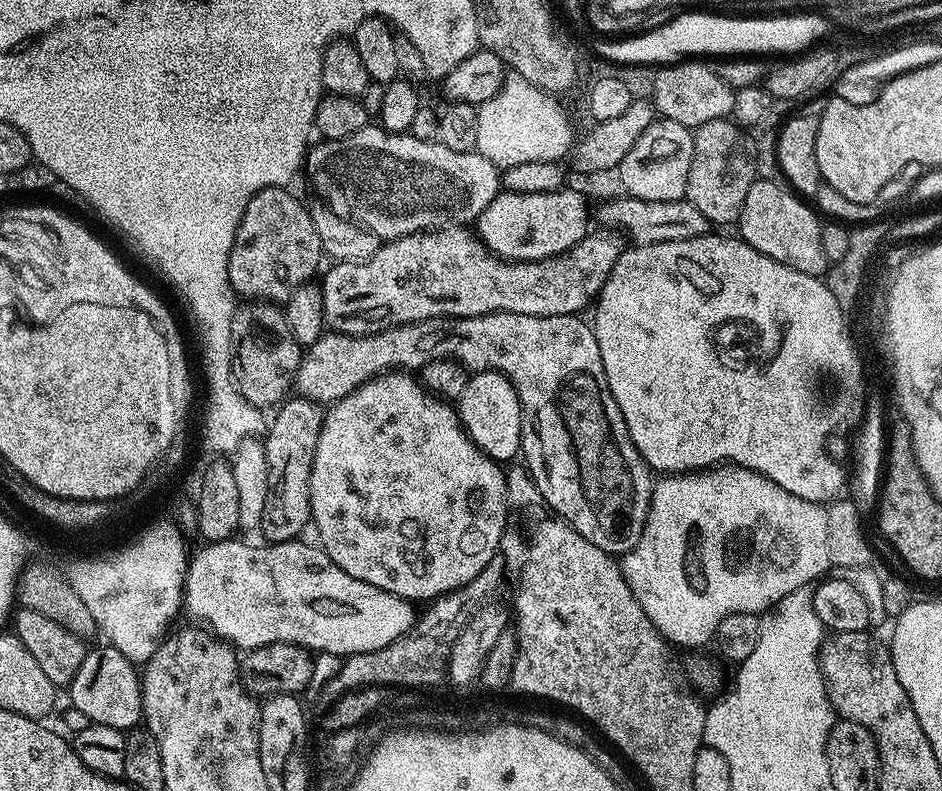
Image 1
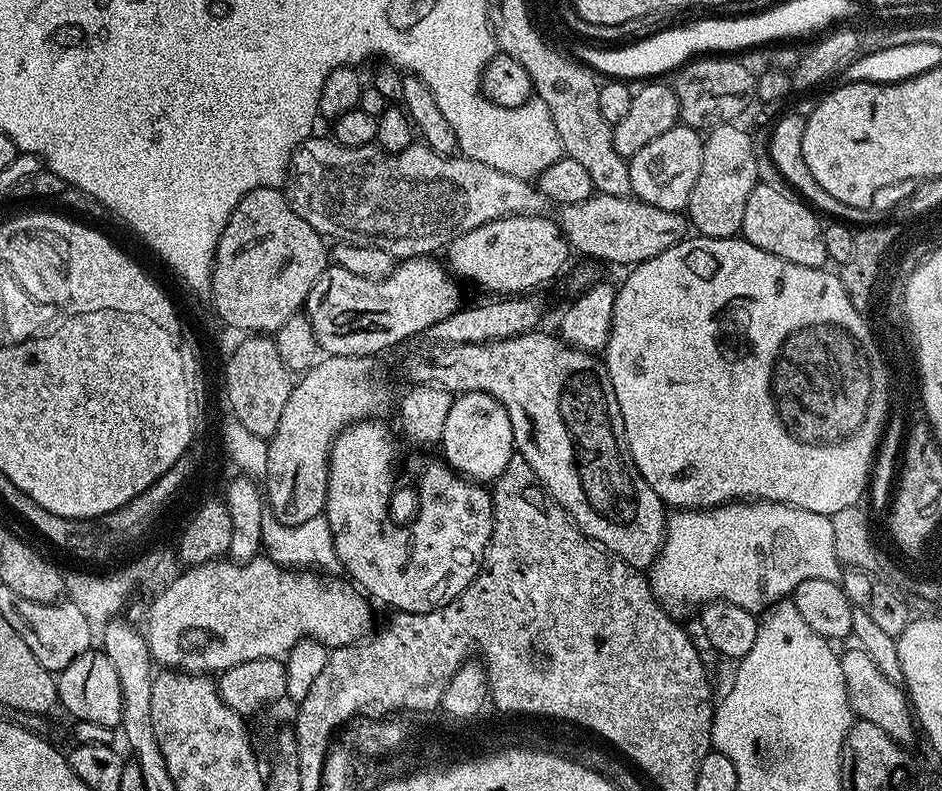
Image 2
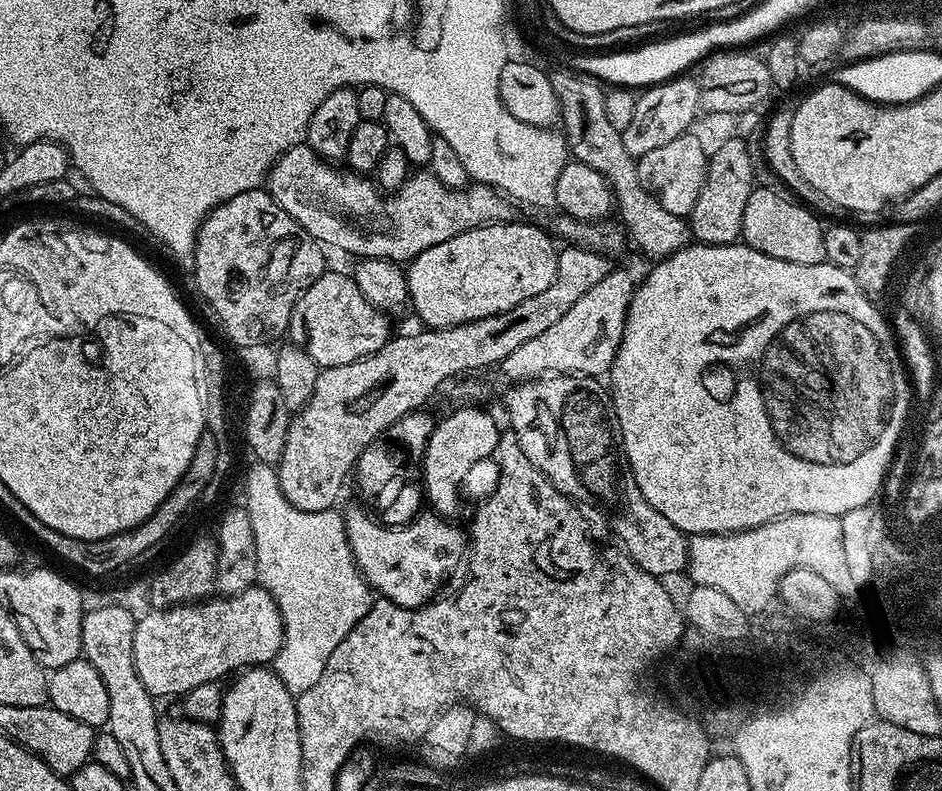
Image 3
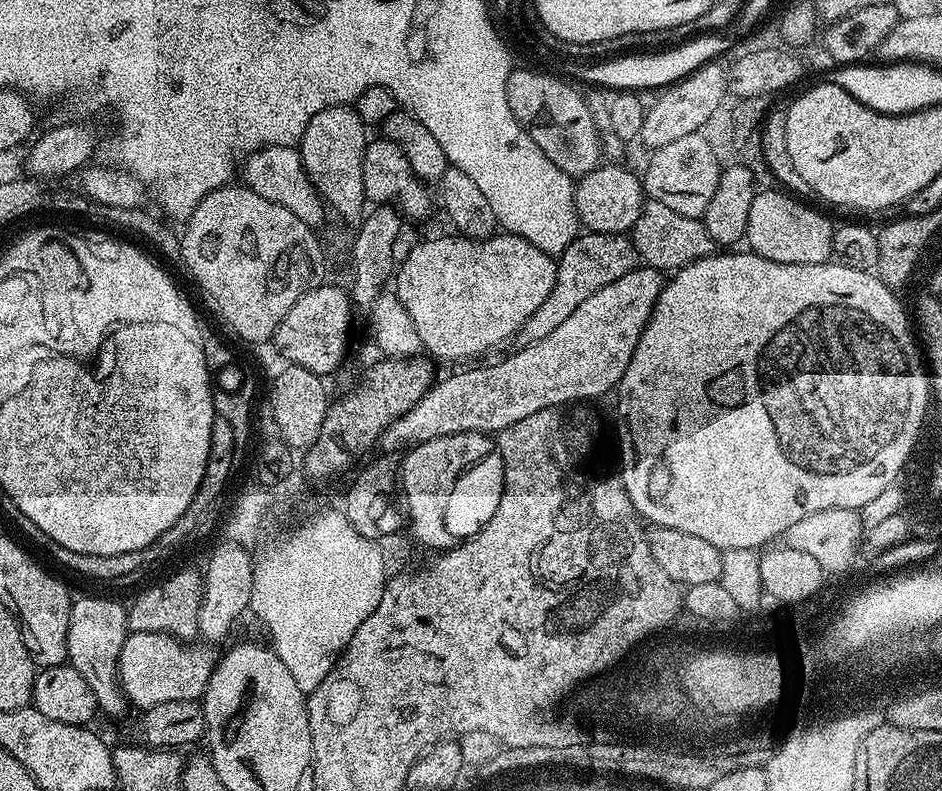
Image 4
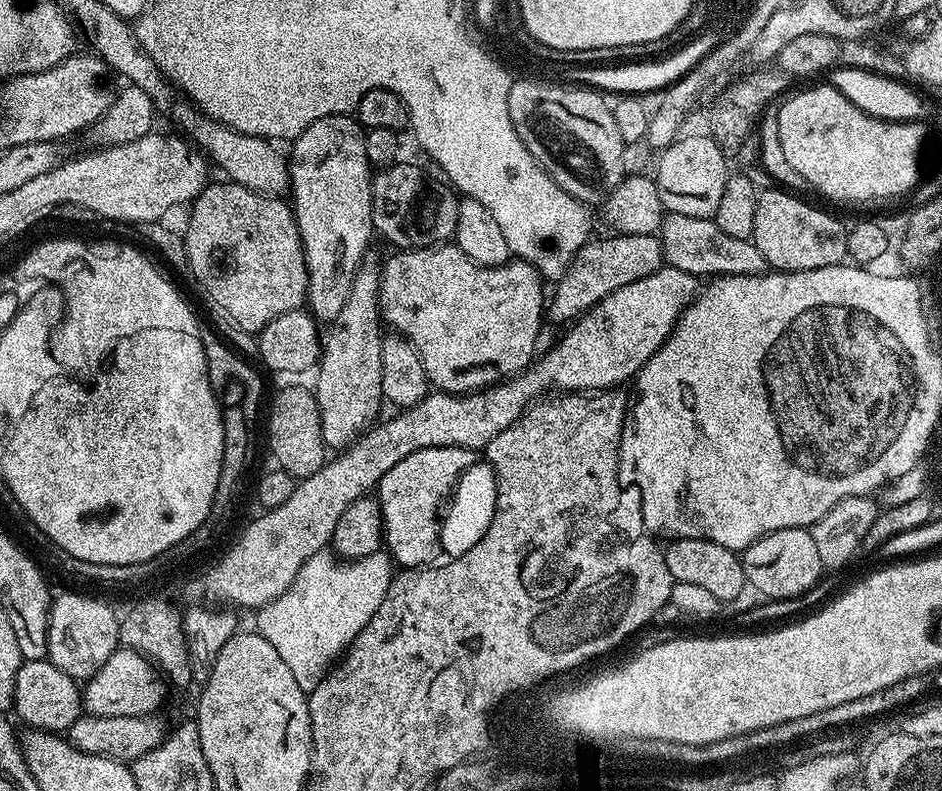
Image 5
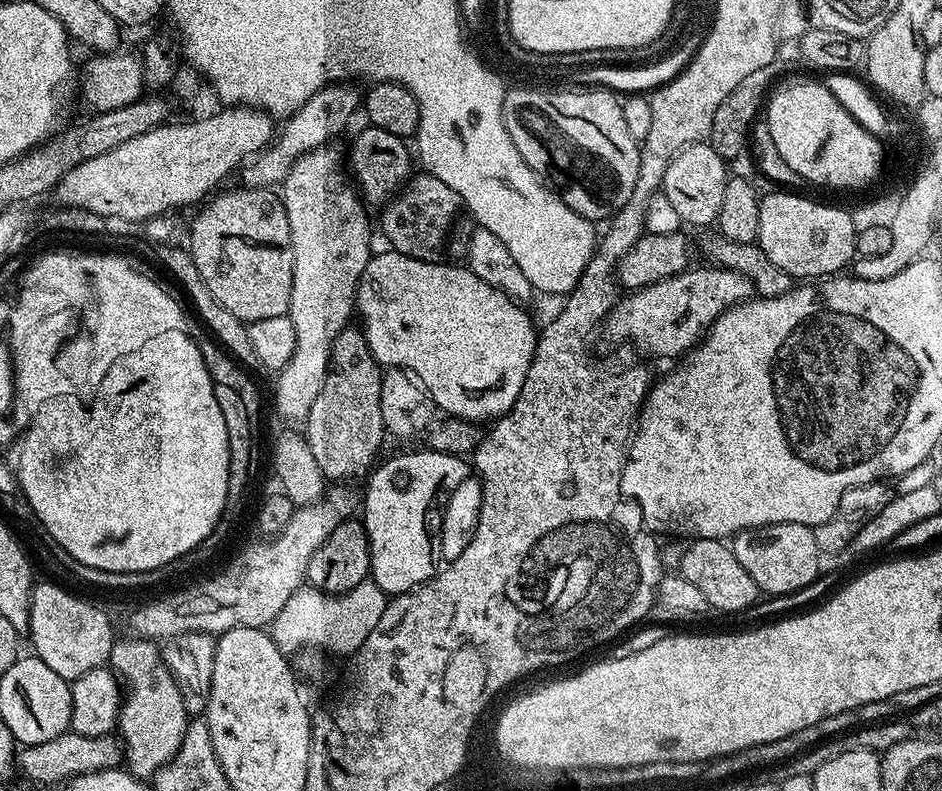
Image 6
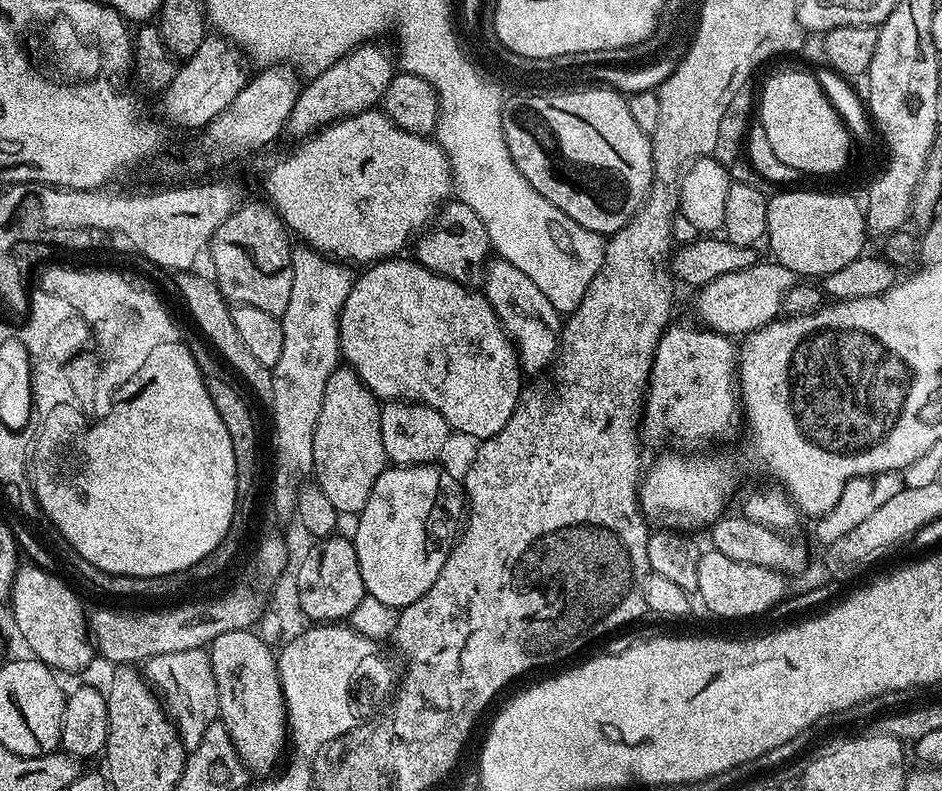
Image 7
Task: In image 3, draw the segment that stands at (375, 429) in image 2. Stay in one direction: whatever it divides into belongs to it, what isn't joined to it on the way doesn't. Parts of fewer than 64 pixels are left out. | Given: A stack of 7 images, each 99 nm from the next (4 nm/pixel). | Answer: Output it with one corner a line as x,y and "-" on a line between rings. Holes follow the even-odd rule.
367,507
352,508
343,513
346,538
356,559
356,568
364,575
364,581
383,599
403,608
420,608
437,599
440,587
448,575
466,560
470,540
451,519
439,514
420,516
413,524
391,528
379,524

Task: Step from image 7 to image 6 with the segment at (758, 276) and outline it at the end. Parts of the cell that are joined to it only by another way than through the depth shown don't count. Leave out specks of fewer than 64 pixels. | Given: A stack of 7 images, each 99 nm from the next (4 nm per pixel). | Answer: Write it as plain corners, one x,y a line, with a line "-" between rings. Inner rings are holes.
703,266
704,268
691,267
682,274
676,274
674,278
662,278
662,282
654,282
645,288
637,288
629,291
628,296
621,295
616,305
608,314
606,327
608,332
616,340
629,340
637,344
644,352
657,352
660,356
680,356
696,347
702,337
712,327
712,323
727,310
743,300
751,300
754,296
754,285
742,274
738,274
729,268
717,268
715,266

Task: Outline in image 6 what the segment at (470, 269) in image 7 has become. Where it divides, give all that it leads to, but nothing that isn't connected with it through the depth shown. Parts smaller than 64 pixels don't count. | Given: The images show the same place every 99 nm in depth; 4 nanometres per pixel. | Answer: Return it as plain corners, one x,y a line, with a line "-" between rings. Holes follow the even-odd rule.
413,175
402,191
383,205
382,211
378,228
384,231
391,251
431,264
447,264
459,261
459,256
467,257
474,221
464,207
464,199
436,176

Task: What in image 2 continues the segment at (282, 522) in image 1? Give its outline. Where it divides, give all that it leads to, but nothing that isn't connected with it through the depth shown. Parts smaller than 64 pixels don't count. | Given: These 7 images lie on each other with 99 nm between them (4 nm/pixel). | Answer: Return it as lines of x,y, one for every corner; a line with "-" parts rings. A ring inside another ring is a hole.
325,355
293,383
290,398
286,398
286,407
282,410
282,422
278,422
278,430
268,440
266,458
266,502
271,515
283,524
298,526
323,513
328,489
328,459
337,434
357,420
375,417
377,413
386,411
391,404
393,407
394,396
392,400
391,390
382,381
368,377
375,370
376,362
371,356

